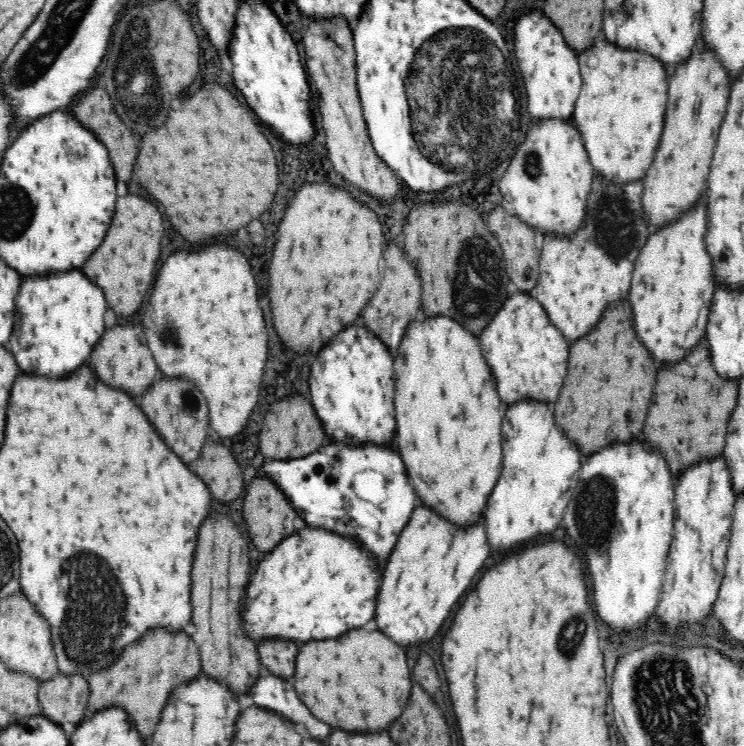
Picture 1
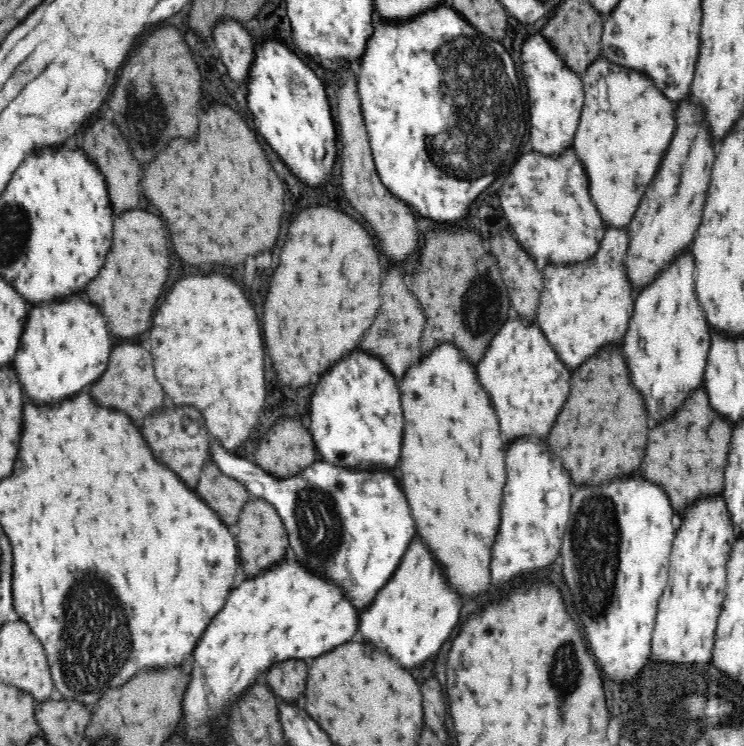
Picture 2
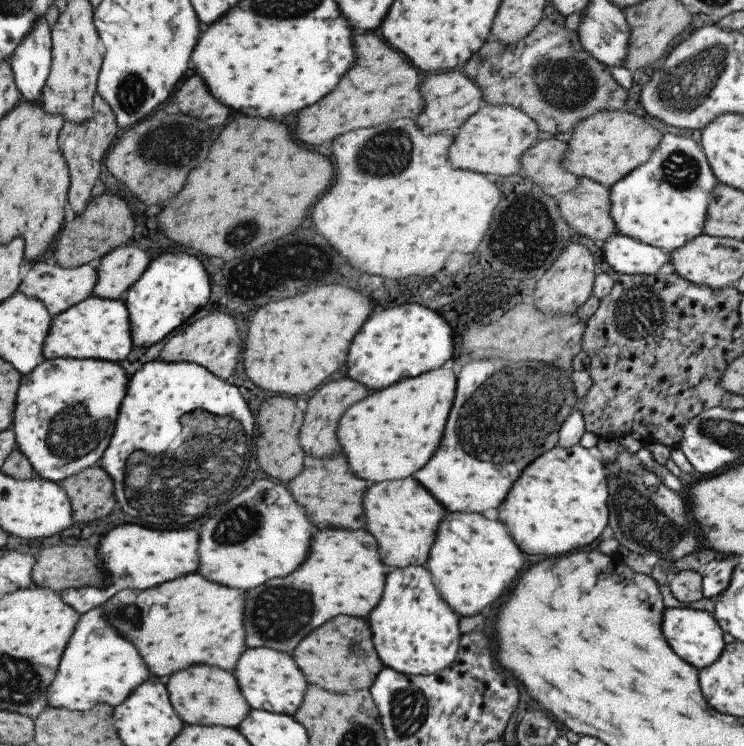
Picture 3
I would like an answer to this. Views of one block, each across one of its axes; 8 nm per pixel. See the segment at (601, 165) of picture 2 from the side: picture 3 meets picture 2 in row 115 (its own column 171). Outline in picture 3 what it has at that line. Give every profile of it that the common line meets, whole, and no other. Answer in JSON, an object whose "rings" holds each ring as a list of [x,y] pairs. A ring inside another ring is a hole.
{"rings":[[[198,572],[185,574],[173,580],[145,589],[123,589],[116,592],[99,606],[105,614],[107,624],[141,652],[141,660],[151,670],[150,675],[164,680],[177,670],[187,666],[209,664],[232,672],[238,656],[246,650],[243,632],[243,596],[242,590],[233,590],[205,580]]]}

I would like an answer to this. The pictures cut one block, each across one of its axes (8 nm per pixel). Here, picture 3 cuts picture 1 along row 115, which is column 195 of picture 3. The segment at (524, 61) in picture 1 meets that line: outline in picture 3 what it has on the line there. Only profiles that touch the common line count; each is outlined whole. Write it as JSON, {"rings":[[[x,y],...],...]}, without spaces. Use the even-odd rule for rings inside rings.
{"rings":[[[123,524],[109,530],[97,544],[97,558],[105,561],[104,571],[108,572],[107,580],[100,586],[83,586],[59,591],[63,604],[71,606],[77,614],[82,615],[92,608],[99,607],[116,592],[123,589],[145,590],[158,584],[197,572],[197,542],[199,534],[195,530],[179,528],[177,530],[149,530],[137,524]]]}

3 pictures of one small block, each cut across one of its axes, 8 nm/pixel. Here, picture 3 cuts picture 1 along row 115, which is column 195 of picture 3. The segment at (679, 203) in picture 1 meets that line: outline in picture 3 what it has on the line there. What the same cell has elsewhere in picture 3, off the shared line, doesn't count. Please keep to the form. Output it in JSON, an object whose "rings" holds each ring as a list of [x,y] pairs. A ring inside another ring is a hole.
{"rings":[[[195,665],[181,672],[174,672],[164,679],[168,699],[173,710],[187,725],[237,728],[237,724],[247,716],[251,709],[245,702],[235,677],[229,671],[213,666]]]}

